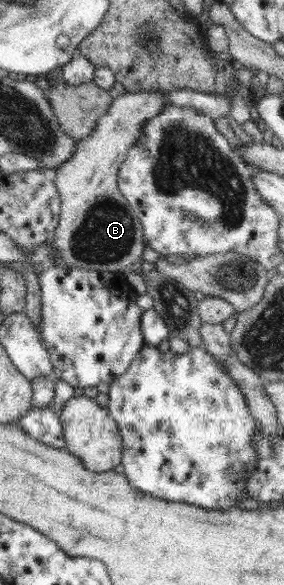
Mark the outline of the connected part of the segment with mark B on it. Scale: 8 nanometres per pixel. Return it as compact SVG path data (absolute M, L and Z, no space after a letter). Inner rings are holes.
M141 90L136 93L120 93L113 98L107 113L98 118L95 129L86 138L76 142L71 158L53 170L52 177L62 203L58 227L49 242L54 248L50 266L66 265L96 272L125 273L131 265L141 261L145 250L144 231L140 220L134 215L128 201L119 191L117 174L119 166L127 157L129 148L132 148L141 136L145 122L160 114L166 106L167 100L162 91Z

